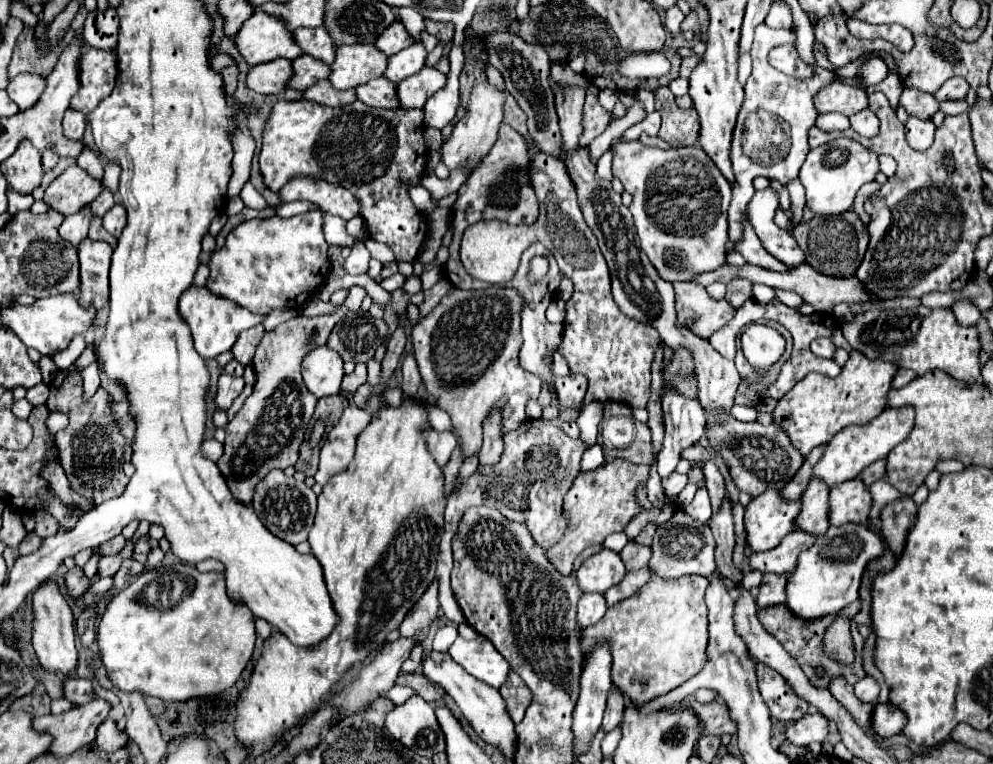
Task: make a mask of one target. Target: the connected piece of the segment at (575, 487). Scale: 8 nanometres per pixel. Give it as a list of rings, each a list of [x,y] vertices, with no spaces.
[[[608,461],[600,469],[592,473],[580,473],[568,493],[564,495],[564,517],[568,519],[568,527],[558,541],[558,545],[546,549],[548,561],[556,567],[560,575],[572,573],[572,563],[578,557],[580,551],[584,551],[590,545],[602,543],[610,533],[624,531],[626,523],[640,513],[638,503],[634,501],[634,489],[638,483],[646,483],[648,479],[648,467],[646,465],[634,465],[630,461]]]

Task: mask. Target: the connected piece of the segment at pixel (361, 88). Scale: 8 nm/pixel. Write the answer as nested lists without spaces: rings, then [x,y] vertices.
[[[378,77],[368,83],[358,85],[354,91],[356,91],[356,99],[360,99],[368,107],[396,109],[398,101],[394,97],[394,87],[396,85],[390,85],[390,81],[386,81],[384,77]]]

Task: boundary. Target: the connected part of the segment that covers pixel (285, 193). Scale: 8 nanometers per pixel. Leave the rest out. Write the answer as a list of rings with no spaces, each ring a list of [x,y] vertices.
[[[312,177],[292,179],[278,191],[278,195],[282,201],[296,201],[296,199],[312,201],[320,205],[324,211],[340,215],[346,221],[358,215],[358,203],[354,201],[354,197],[350,197],[350,191],[334,187],[322,179],[312,179]]]

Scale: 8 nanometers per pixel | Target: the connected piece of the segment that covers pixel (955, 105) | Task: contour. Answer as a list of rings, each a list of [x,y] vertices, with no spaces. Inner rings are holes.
[[[962,99],[962,101],[944,101],[940,103],[940,111],[944,111],[946,115],[958,115],[962,111],[968,111],[968,103]]]

